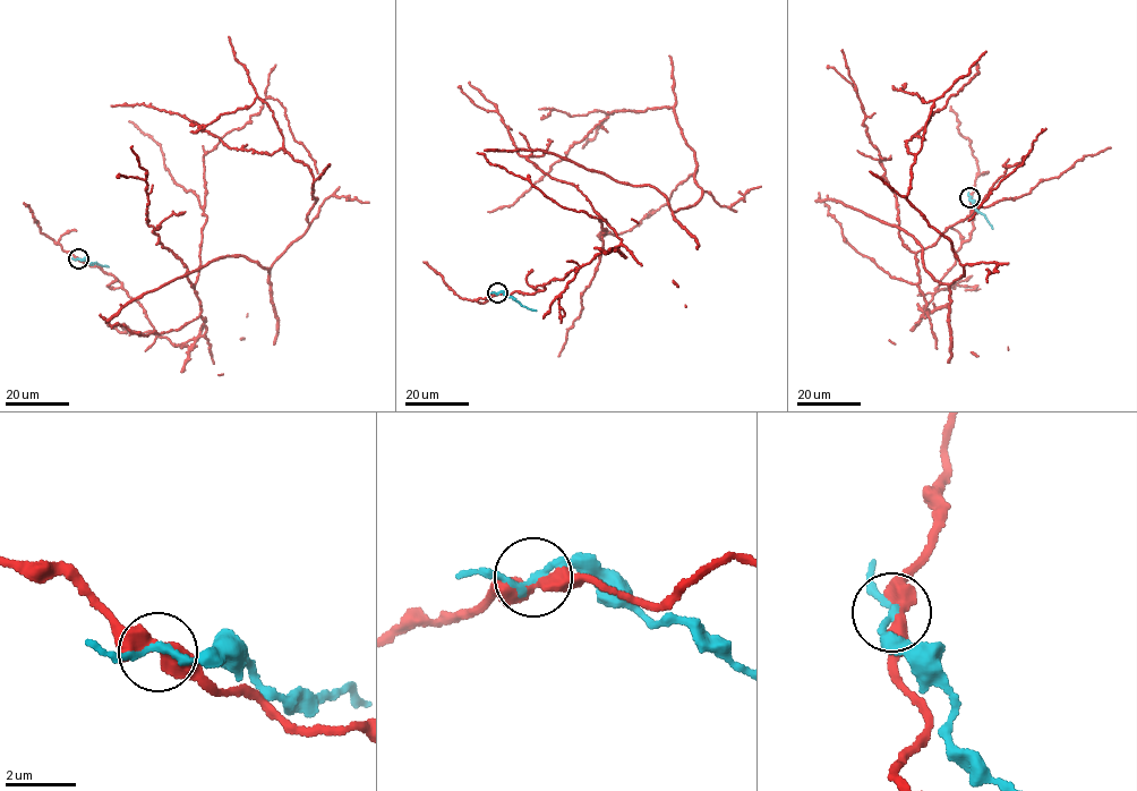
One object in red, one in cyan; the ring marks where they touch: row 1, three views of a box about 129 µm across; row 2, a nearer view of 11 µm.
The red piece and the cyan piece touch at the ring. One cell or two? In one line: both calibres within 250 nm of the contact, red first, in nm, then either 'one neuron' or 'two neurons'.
480/220 nm | two neurons

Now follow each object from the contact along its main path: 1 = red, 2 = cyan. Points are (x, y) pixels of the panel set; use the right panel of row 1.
1: (971, 197), (928, 312), (817, 201), (963, 277), (908, 201), (906, 144), (976, 61)
2: (971, 197), (992, 229)

